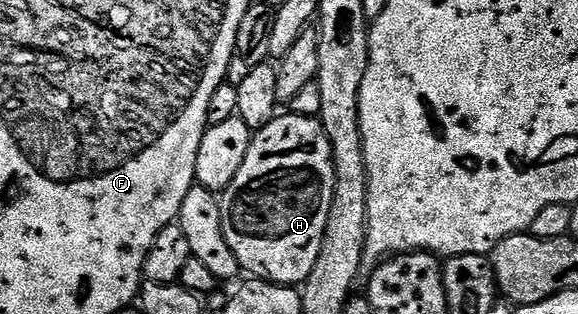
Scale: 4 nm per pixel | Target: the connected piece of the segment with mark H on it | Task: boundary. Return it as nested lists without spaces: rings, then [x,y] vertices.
[[[280,113],[270,125],[255,132],[250,149],[246,149],[242,169],[234,173],[234,181],[230,181],[219,201],[226,243],[234,249],[241,268],[252,274],[249,276],[281,285],[303,284],[310,277],[310,269],[314,269],[314,261],[318,261],[330,205],[334,201],[334,161],[330,141],[319,118]]]

